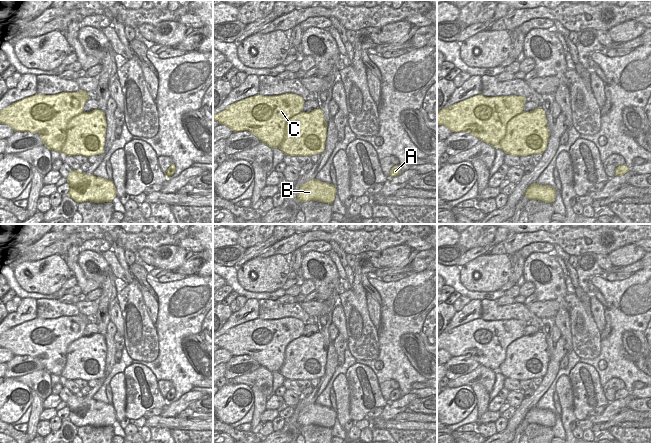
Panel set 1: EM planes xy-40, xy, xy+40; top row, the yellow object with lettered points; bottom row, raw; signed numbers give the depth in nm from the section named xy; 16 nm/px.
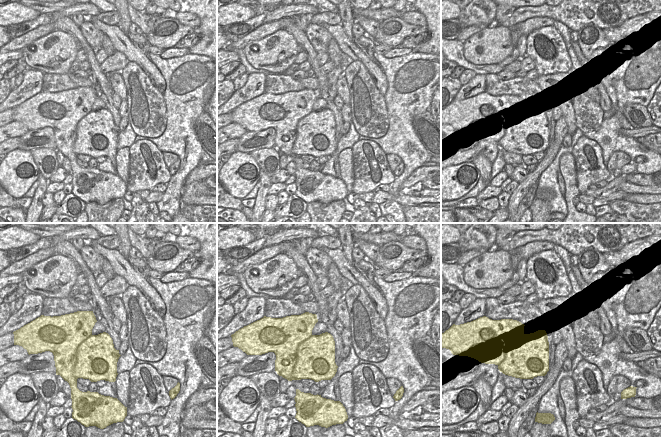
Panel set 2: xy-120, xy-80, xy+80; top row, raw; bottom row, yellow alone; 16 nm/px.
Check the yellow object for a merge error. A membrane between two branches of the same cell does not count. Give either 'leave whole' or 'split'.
split

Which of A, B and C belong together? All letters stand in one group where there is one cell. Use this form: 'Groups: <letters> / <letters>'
Groups: A / B C

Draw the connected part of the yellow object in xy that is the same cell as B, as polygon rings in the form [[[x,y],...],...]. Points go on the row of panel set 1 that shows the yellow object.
[[[312,179],[302,184],[298,190],[297,200],[299,202],[318,201],[332,204],[337,194],[336,186],[326,182]]]

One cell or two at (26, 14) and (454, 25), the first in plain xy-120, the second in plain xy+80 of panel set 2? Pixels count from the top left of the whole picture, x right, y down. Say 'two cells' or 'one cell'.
two cells

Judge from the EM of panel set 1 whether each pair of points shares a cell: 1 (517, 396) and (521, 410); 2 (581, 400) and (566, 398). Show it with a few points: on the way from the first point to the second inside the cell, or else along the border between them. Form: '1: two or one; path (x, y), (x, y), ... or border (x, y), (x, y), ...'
1: two; border (524, 398), (516, 408)
2: two; border (568, 376), (571, 382), (573, 413), (576, 419)

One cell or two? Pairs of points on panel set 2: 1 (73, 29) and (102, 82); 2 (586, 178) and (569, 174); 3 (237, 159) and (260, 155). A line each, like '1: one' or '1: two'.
1: one
2: two
3: two

